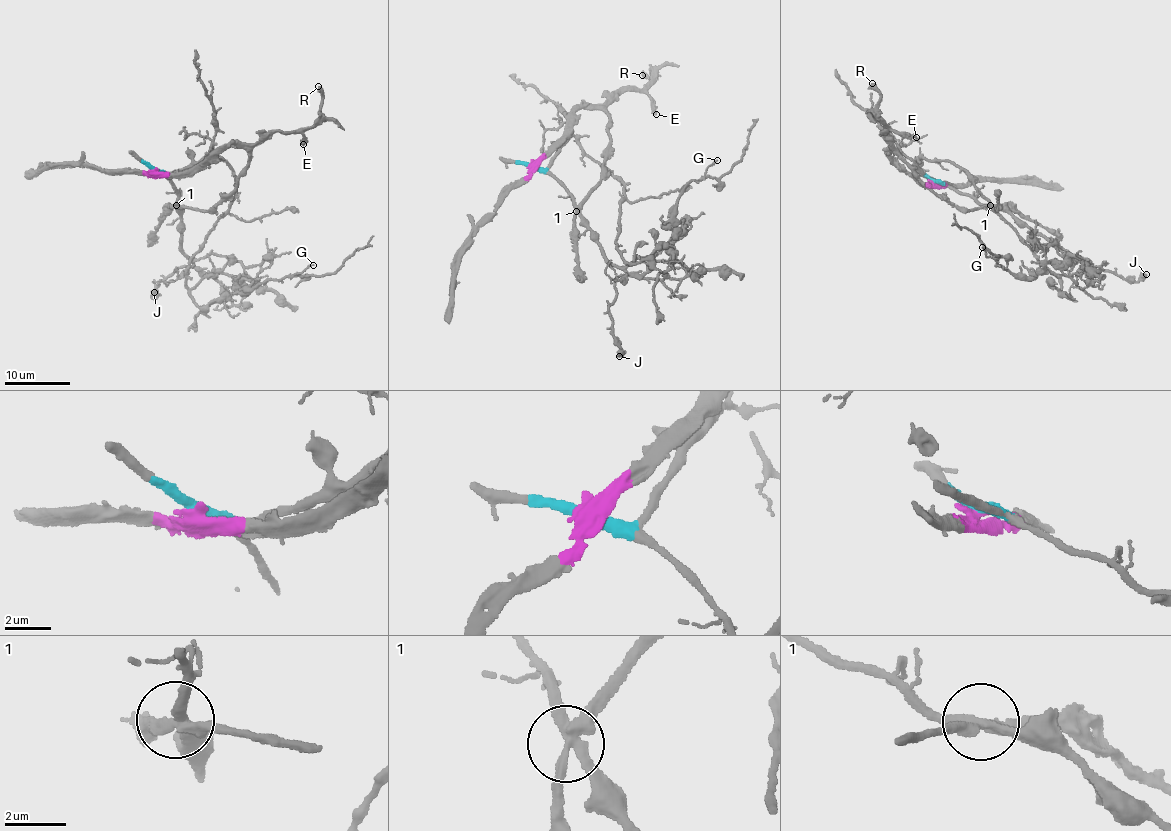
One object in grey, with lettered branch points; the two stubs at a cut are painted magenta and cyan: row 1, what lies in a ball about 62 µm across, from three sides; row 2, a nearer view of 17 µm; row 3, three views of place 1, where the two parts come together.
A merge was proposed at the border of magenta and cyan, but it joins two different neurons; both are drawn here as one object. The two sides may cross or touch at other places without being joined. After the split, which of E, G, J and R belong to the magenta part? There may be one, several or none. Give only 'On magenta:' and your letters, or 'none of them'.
On magenta: E, R

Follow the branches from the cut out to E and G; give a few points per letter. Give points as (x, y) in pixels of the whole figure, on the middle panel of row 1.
E: (531, 165), (560, 138), (568, 119), (584, 106), (606, 107), (626, 90), (639, 90), (648, 95), (656, 114)
G: (531, 165), (572, 196), (602, 257), (641, 274), (672, 256), (682, 235), (673, 225), (677, 202), (717, 160)

